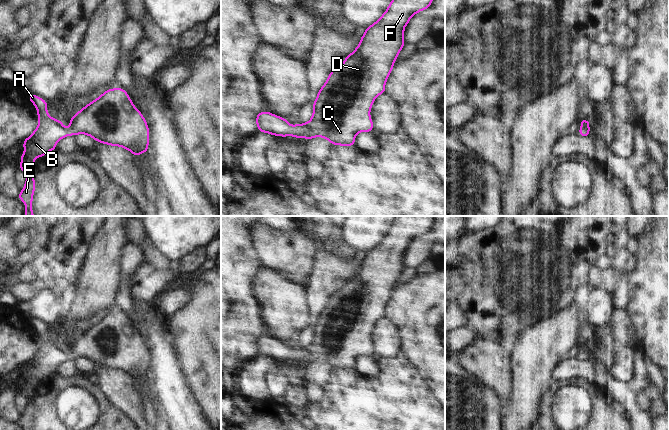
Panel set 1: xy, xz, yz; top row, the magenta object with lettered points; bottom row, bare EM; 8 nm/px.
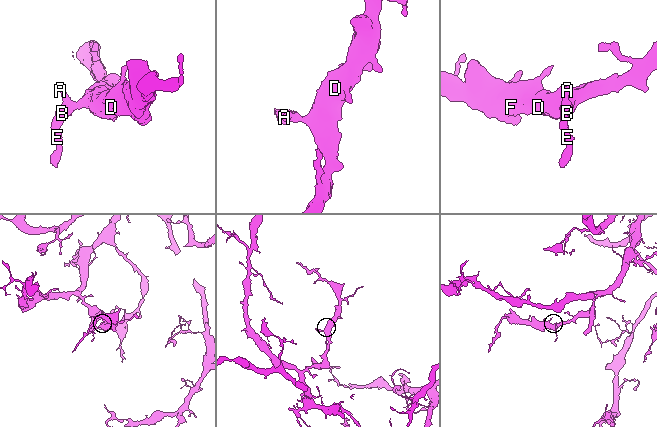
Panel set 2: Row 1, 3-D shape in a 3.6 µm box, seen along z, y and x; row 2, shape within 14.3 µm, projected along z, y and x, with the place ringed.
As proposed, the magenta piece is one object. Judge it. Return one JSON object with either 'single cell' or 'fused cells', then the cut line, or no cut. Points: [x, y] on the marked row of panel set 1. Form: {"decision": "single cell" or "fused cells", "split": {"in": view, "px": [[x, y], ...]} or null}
{"decision": "single cell", "split": null}

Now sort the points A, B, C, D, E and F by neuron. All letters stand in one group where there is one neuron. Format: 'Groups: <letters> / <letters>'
Groups: A B C D E F.

